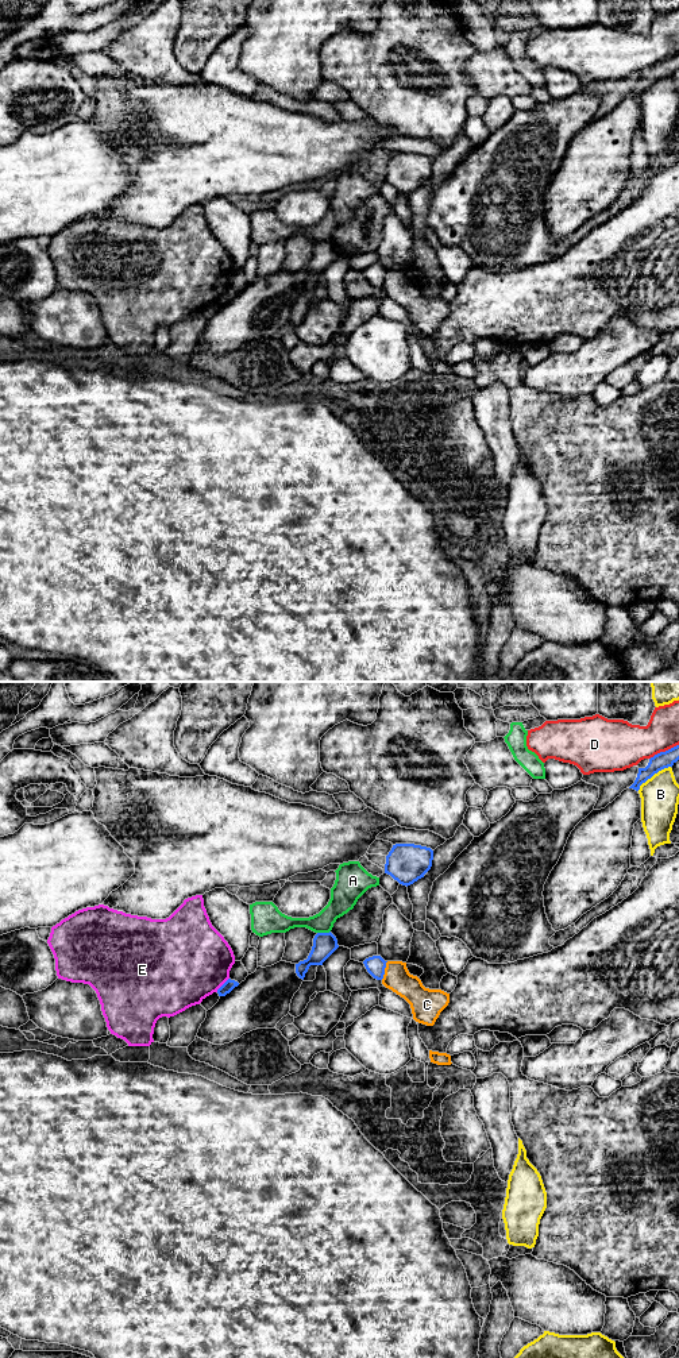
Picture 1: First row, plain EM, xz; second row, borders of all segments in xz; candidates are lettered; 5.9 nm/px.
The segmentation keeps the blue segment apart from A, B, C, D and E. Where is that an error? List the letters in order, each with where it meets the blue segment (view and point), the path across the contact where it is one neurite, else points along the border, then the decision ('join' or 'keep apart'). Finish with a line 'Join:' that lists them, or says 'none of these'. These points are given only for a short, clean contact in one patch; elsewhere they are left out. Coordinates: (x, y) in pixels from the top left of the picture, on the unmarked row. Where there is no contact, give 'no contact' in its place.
A: meets blue in xz at (323, 242); keep apart
B: meets blue in xz at (652, 84); keep apart
C: meets blue in xz at (384, 280); border along xz (388, 270), (381, 288); keep apart
D: meets blue in xz at (663, 61); keep apart
E: meets blue in xz at (223, 293); keep apart
Join: none of these

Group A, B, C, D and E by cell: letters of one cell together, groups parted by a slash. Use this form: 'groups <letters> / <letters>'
groups A / B / C / D / E

